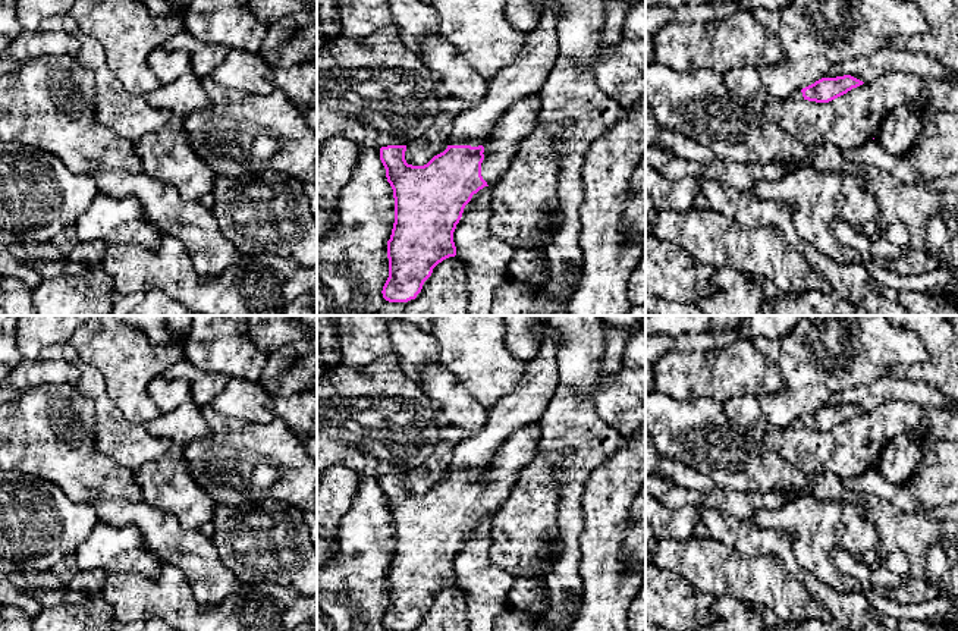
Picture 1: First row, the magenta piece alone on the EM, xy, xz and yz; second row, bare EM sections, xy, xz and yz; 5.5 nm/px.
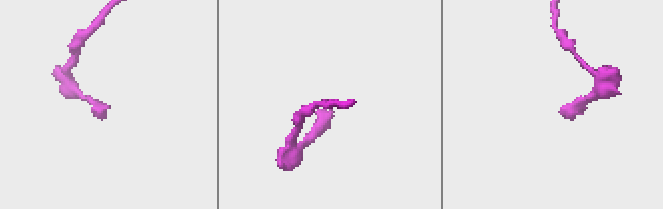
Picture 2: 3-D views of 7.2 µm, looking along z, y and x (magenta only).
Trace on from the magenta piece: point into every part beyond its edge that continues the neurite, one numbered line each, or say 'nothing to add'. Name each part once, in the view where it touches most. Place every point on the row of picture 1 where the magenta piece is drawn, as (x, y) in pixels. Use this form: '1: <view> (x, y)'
1: xz (520, 121)

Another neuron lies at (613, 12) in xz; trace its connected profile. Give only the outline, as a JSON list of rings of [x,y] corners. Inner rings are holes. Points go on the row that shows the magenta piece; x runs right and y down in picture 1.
[[[603,0],[602,37],[596,56],[582,66],[559,56],[540,90],[538,126],[557,129],[555,145],[560,160],[557,178],[562,222],[541,249],[550,274],[543,291],[557,307],[568,307],[577,292],[568,270],[582,261],[579,210],[585,197],[584,156],[588,145],[624,113],[621,104],[596,82],[593,65],[625,38],[622,28],[632,4],[634,0]]]

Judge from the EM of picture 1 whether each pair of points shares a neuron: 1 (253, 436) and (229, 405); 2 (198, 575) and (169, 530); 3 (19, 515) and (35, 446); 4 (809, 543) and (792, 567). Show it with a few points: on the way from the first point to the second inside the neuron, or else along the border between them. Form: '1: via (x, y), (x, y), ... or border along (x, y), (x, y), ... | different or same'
1: border along (210, 404), (228, 416), (258, 423), (272, 420) | different
2: via (198, 564), (176, 542) | same
3: border along (15, 470), (46, 479), (60, 489) | different
4: border along (778, 530), (791, 537), (797, 562), (823, 581) | different

